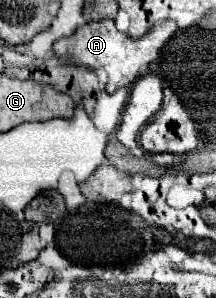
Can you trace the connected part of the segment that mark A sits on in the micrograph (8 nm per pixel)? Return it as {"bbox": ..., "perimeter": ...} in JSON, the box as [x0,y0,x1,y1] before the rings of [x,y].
{"bbox":[54,20,178,92],"perimeter":[[[100,20],[100,22],[88,22],[84,26],[80,26],[72,36],[68,38],[60,38],[54,44],[54,52],[58,56],[66,56],[68,52],[72,54],[72,64],[82,64],[82,66],[90,66],[90,68],[104,68],[108,74],[108,82],[106,82],[106,92],[116,92],[122,86],[132,86],[140,76],[142,70],[150,66],[150,62],[154,62],[162,50],[162,46],[170,40],[170,36],[178,30],[174,20],[166,20],[160,26],[154,26],[150,32],[146,32],[142,38],[134,40],[128,34],[116,30],[114,20]]]}

